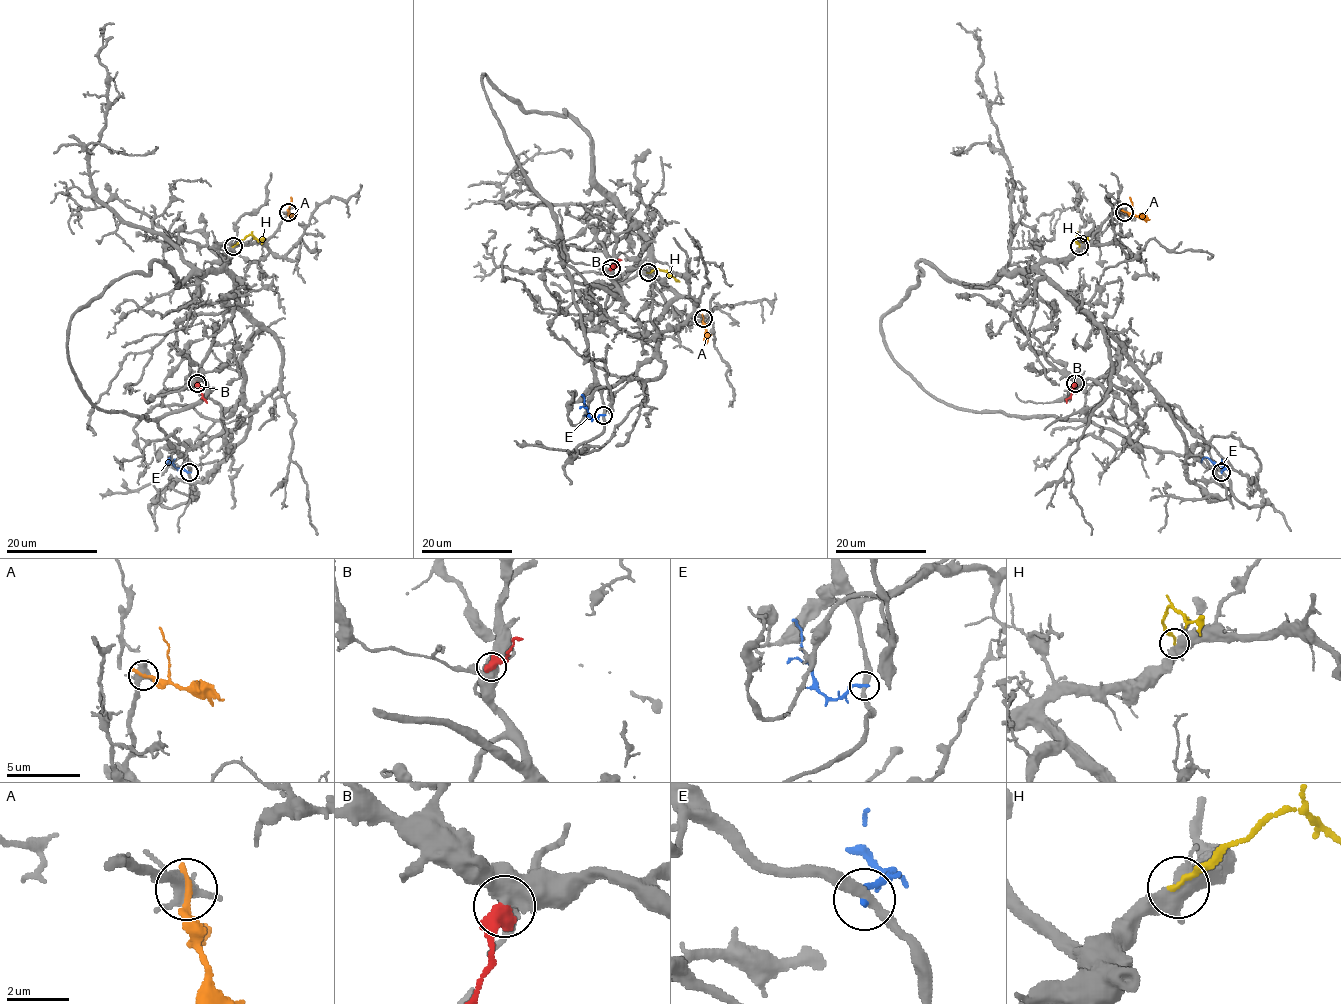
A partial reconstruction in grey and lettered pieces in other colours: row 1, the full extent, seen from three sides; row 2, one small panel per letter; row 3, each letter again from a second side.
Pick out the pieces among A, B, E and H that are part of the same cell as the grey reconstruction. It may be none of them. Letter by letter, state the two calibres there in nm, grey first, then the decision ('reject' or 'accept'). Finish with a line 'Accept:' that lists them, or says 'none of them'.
A: 360/280 nm | reject
B: 480/600 nm | accept
E: 340/240 nm | reject
H: 460/190 nm | reject
Accept: B

